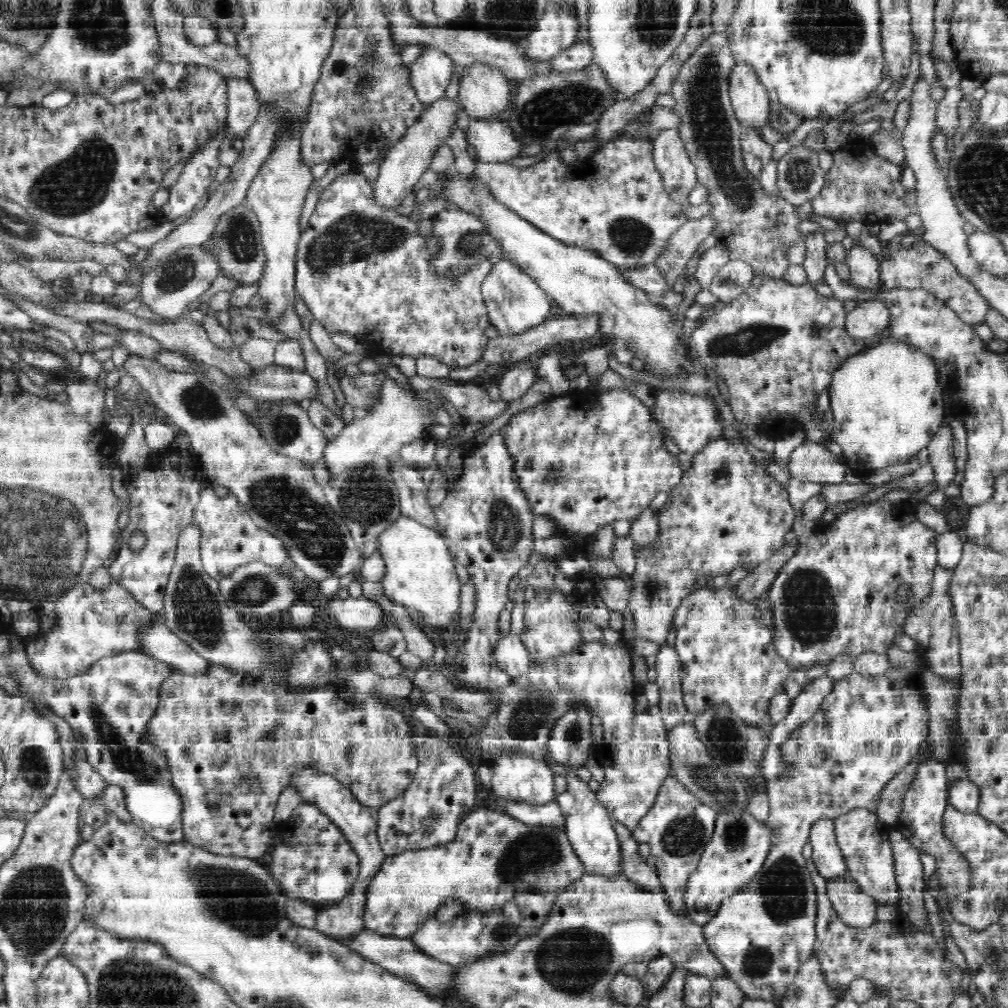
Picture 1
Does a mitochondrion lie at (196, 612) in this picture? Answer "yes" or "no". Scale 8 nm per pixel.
yes

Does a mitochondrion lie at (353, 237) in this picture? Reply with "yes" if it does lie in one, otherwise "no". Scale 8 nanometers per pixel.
yes

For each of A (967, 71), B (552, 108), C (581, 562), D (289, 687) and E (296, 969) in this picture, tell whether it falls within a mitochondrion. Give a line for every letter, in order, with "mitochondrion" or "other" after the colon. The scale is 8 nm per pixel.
A: other
B: mitochondrion
C: other
D: other
E: other

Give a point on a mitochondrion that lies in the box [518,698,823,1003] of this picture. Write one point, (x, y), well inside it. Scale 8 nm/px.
(573, 961)

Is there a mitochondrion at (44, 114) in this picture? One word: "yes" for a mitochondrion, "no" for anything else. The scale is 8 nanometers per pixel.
no

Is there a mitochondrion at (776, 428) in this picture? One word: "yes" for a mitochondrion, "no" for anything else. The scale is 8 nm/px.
no

